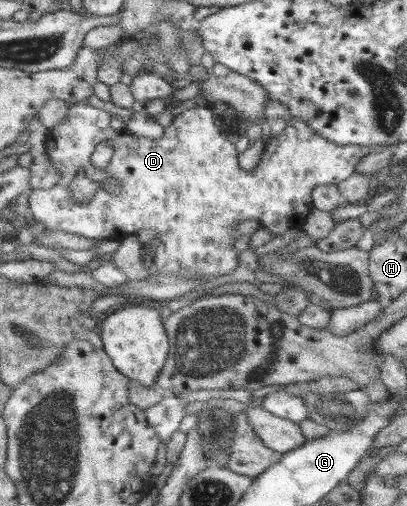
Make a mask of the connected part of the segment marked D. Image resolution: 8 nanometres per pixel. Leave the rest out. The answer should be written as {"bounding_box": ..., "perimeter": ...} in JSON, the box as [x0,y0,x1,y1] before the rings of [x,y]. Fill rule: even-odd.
{"bounding_box":[28,101,370,283],"perimeter":[[[84,101],[71,106],[68,105],[65,120],[61,124],[49,129],[49,132],[47,133],[45,140],[45,154],[53,167],[61,172],[61,177],[50,189],[35,189],[32,191],[28,199],[29,218],[31,223],[41,224],[44,230],[63,231],[87,239],[93,239],[97,242],[105,239],[114,239],[115,241],[122,242],[128,235],[135,235],[139,230],[153,230],[157,233],[157,239],[159,241],[153,255],[153,273],[167,274],[167,276],[179,276],[179,278],[191,278],[191,280],[201,280],[201,282],[205,283],[217,276],[228,275],[233,273],[234,270],[237,270],[237,266],[239,266],[240,251],[235,249],[235,244],[239,242],[239,238],[236,238],[233,228],[239,221],[256,220],[258,224],[261,224],[262,228],[268,229],[278,236],[287,234],[287,232],[291,231],[293,228],[303,228],[307,217],[309,217],[309,214],[311,214],[314,208],[312,195],[315,187],[320,184],[338,185],[340,182],[347,180],[350,176],[353,176],[354,173],[356,173],[358,164],[360,164],[362,158],[369,153],[370,147],[356,144],[337,144],[335,141],[330,141],[327,137],[324,137],[320,132],[317,132],[307,121],[301,120],[297,117],[292,117],[287,122],[286,127],[281,133],[272,135],[269,138],[269,141],[265,144],[258,165],[254,169],[248,171],[241,168],[241,164],[239,164],[239,152],[237,152],[237,148],[235,148],[235,143],[233,144],[231,140],[227,140],[223,133],[221,133],[221,130],[217,128],[213,112],[211,112],[210,107],[204,105],[204,103],[198,102],[193,108],[191,108],[191,110],[186,110],[175,116],[173,122],[167,127],[166,134],[155,140],[145,136],[133,135],[126,131],[117,134],[117,132],[114,132],[113,128],[111,128],[111,114],[105,112],[105,110],[95,108],[95,106],[91,106],[91,104]],[[105,141],[112,142],[116,153],[113,155],[113,160],[111,160],[109,168],[99,168],[91,162],[91,157],[93,156],[93,152],[95,152],[95,148]],[[80,173],[88,176],[91,180],[94,180],[99,184],[101,181],[107,180],[109,177],[115,177],[120,180],[122,190],[120,190],[120,192],[109,192],[104,186],[102,186],[102,184],[100,184],[100,189],[95,193],[95,198],[93,198],[93,200],[87,202],[79,201],[73,196],[70,186],[73,179],[77,178],[77,175]]]}

